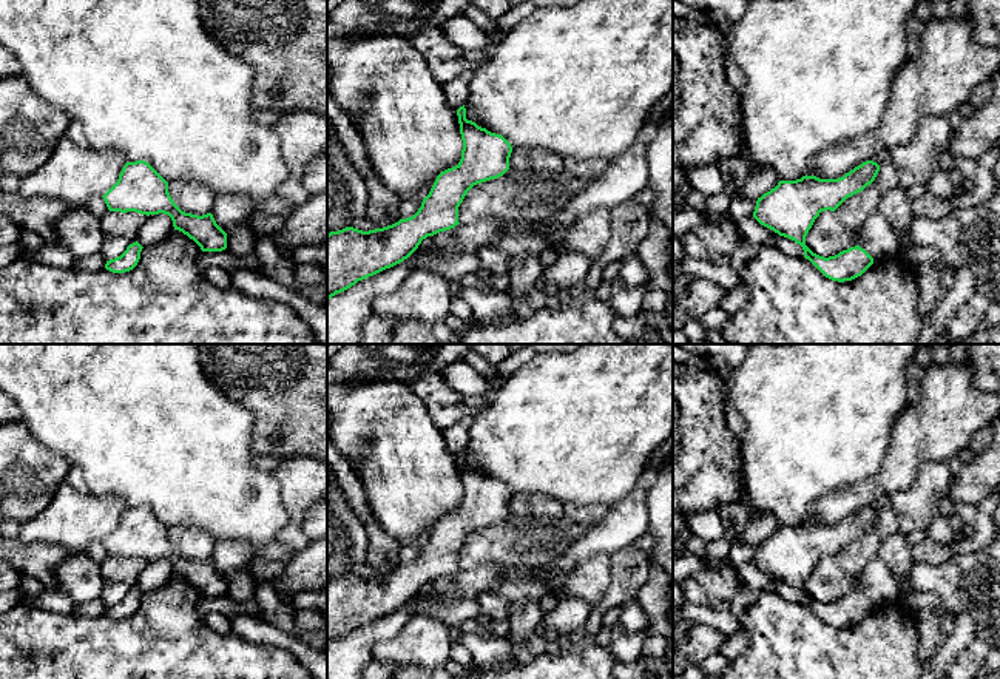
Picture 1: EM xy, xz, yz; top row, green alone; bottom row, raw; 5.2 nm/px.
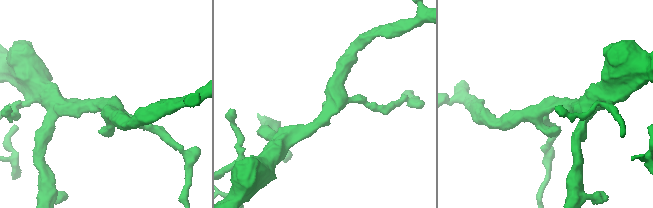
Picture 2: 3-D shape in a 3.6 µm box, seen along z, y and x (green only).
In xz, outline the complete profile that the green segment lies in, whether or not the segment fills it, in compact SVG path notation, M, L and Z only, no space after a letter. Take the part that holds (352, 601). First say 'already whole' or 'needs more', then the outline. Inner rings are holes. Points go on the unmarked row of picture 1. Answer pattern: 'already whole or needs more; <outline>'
already whole; M465 451L457 461L461 505L437 522L414 562L369 577L346 573L327 580L327 645L403 608L427 582L458 571L458 552L468 537L509 515L511 489L502 480L468 466Z

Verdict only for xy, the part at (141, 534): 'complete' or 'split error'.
complete

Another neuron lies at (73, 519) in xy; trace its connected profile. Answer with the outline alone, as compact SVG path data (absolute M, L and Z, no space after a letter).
M65 480L43 512L20 523L19 539L86 552L90 545L103 542L117 528L125 509L120 497L80 492Z

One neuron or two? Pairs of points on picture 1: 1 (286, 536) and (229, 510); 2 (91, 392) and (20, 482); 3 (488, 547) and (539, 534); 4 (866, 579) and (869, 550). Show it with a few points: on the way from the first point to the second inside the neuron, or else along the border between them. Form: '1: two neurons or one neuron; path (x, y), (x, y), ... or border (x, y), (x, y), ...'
1: two neurons; border (283, 497), (287, 523), (277, 540)
2: two neurons; border (23, 422), (37, 440), (57, 451), (73, 465)
3: one neuron; path (500, 542), (527, 542)
4: two neurons; border (875, 556), (855, 576)

